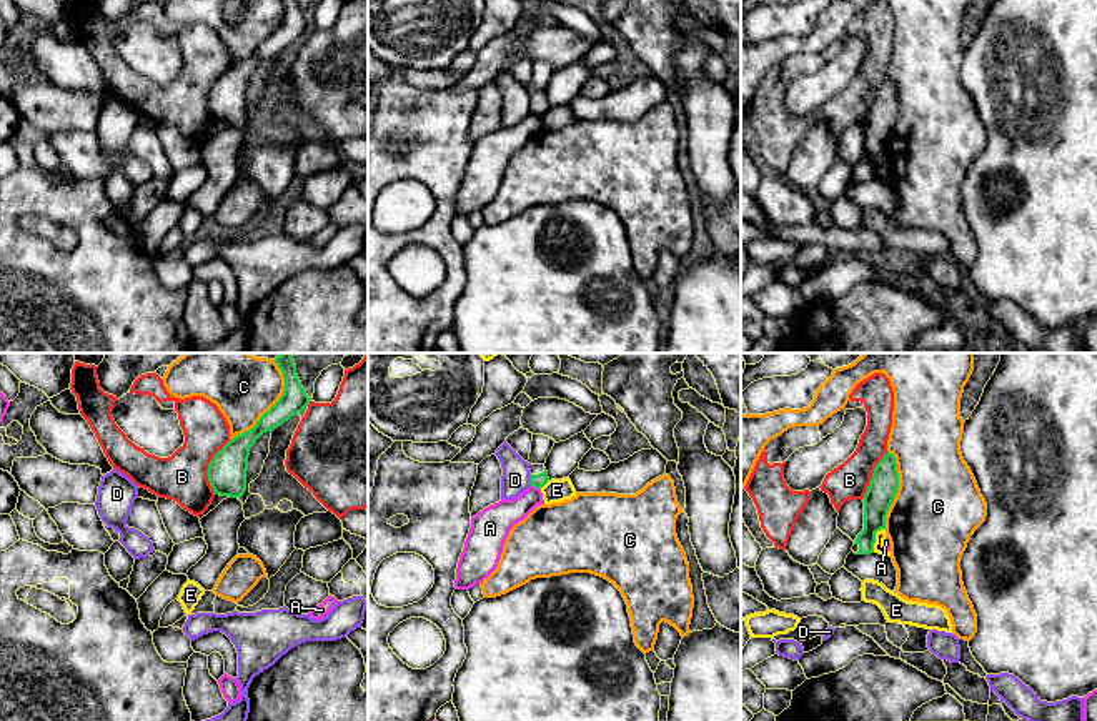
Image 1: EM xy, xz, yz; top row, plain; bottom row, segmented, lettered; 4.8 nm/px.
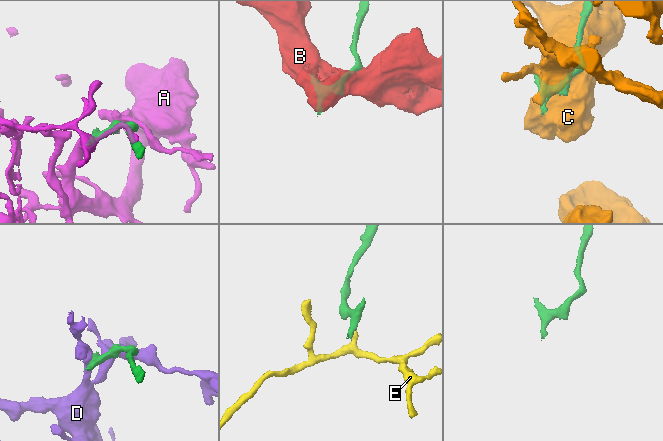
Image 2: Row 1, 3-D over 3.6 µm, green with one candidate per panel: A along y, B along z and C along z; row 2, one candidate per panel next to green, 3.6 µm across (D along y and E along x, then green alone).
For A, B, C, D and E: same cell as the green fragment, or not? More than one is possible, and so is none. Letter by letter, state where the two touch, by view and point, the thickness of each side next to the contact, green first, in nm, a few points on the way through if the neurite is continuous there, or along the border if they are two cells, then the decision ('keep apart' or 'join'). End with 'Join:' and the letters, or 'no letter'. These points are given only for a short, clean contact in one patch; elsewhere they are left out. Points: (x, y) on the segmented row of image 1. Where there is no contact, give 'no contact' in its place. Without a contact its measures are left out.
A: contact xz (535, 487); calibres 70 and 160 nm; keep apart
B: contact xy (208, 467); calibres 190 and 240 nm; keep apart
C: contact xy (273, 405); calibres 130 and 320 nm; keep apart
D: contact xz (530, 480); calibres 70 and 140 nm; border xz (531, 475), (530, 485); keep apart
E: contact yz (874, 538); calibres 140 and 50 nm; border yz (884, 528), (876, 533), (873, 551); keep apart
Join: no letter

